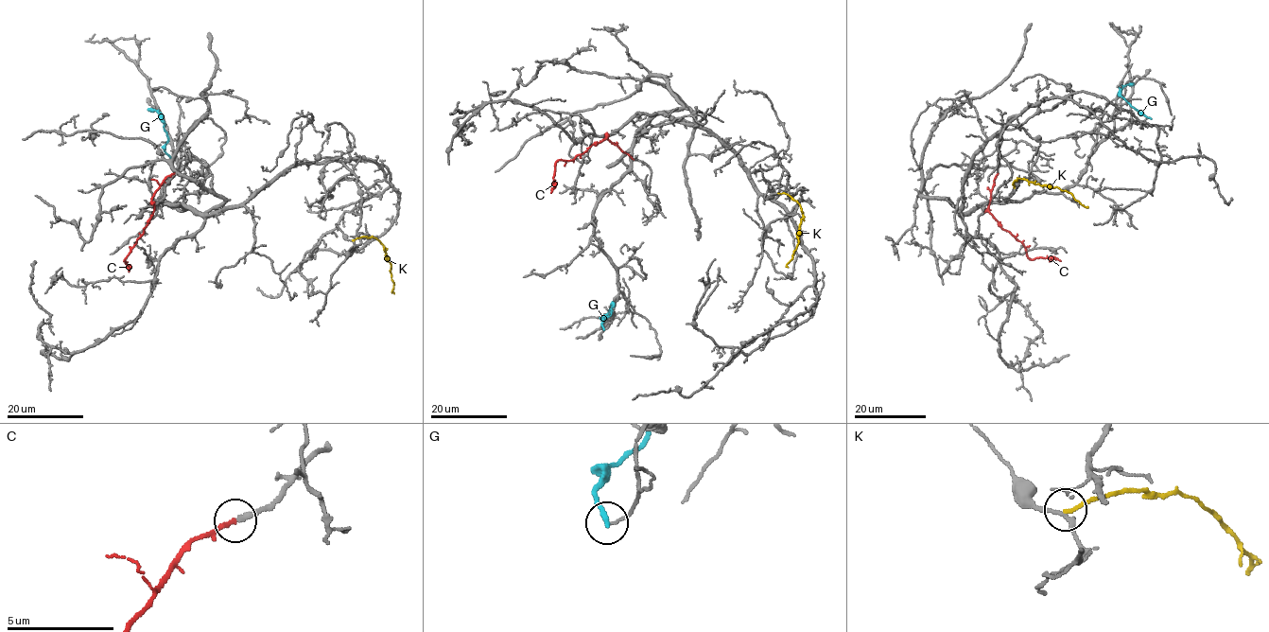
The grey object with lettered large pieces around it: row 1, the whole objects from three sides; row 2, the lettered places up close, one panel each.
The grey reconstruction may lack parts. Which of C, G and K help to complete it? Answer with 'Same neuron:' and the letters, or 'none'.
Same neuron: C

